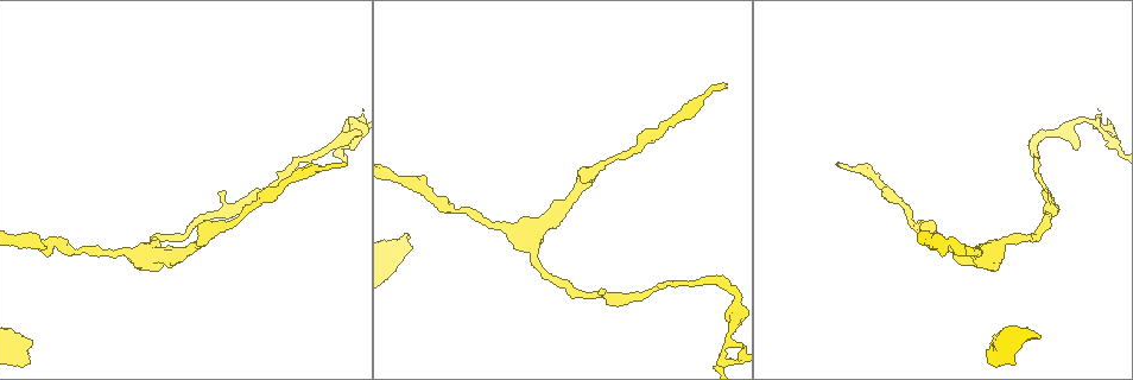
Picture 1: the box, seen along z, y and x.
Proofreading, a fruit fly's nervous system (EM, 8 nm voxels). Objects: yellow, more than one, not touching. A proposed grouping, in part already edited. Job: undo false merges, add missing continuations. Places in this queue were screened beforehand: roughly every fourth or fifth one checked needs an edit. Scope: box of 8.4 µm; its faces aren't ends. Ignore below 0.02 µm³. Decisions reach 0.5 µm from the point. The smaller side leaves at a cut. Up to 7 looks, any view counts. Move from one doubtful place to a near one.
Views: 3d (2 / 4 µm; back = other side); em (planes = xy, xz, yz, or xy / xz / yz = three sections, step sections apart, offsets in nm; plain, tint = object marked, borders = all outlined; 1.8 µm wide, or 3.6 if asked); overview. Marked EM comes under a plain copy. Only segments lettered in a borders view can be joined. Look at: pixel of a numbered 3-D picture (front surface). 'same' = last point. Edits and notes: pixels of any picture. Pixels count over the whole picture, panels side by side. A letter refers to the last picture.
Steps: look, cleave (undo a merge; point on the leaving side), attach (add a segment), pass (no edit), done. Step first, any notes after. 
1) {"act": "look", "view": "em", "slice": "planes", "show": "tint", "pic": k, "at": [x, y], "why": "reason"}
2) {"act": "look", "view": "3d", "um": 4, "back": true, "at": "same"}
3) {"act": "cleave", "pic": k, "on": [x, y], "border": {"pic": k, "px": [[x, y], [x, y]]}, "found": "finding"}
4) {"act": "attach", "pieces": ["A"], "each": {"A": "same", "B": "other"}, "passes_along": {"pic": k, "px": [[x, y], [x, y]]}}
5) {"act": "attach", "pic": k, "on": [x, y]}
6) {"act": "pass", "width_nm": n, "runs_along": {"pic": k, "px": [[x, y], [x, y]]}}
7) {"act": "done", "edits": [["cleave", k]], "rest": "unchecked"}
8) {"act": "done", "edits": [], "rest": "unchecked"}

{"act": "look", "view": "em", "slice": "xz", "step": 4, "show": "borders", "pic": 1, "at": [159, 238], "why": "calibre changes"}

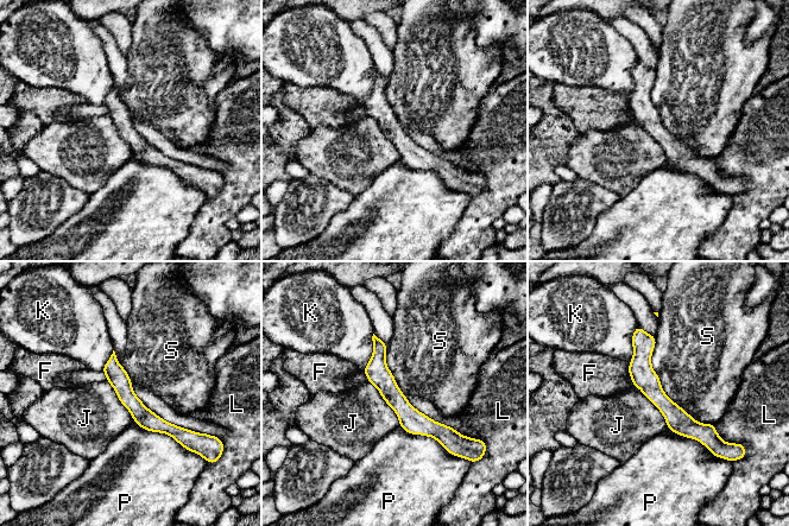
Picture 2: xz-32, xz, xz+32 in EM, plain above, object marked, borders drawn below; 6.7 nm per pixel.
{"act": "pass", "width_nm": 140, "each": {"F": "other", "J": "other", "K": "other", "L": "other", "P": "other", "S": "other"}, "runs_along": {"pic": 2, "px": [[638, 330], [655, 394], [714, 441]]}, "found": "one cell here"}

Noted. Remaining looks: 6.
{"act": "look", "view": "3d", "um": 2, "back": true, "pic": 1, "at": [1043, 192], "why": "tapers out"}

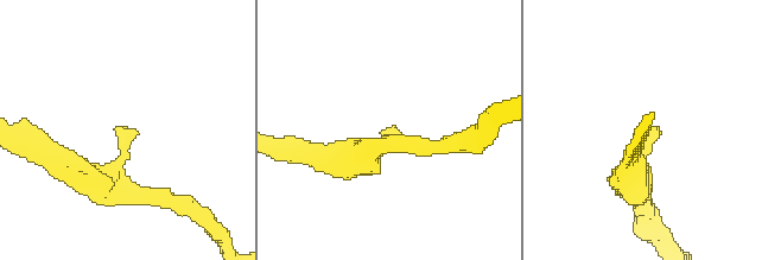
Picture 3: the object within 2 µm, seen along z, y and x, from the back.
{"act": "look", "view": "em", "slice": "planes", "show": "tint", "pic": 3, "at": [134, 131], "why": "now the EM"}

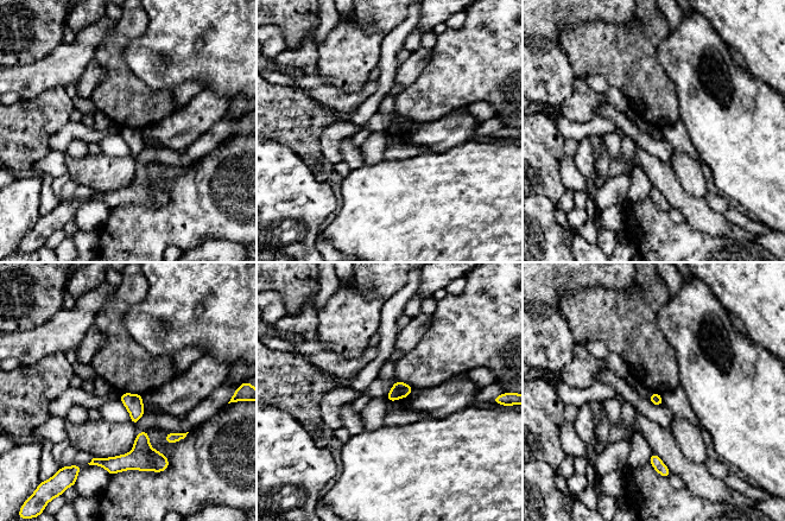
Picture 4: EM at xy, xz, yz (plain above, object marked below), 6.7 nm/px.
{"act": "look", "view": "em", "slice": "planes", "show": "borders", "at": "same"}

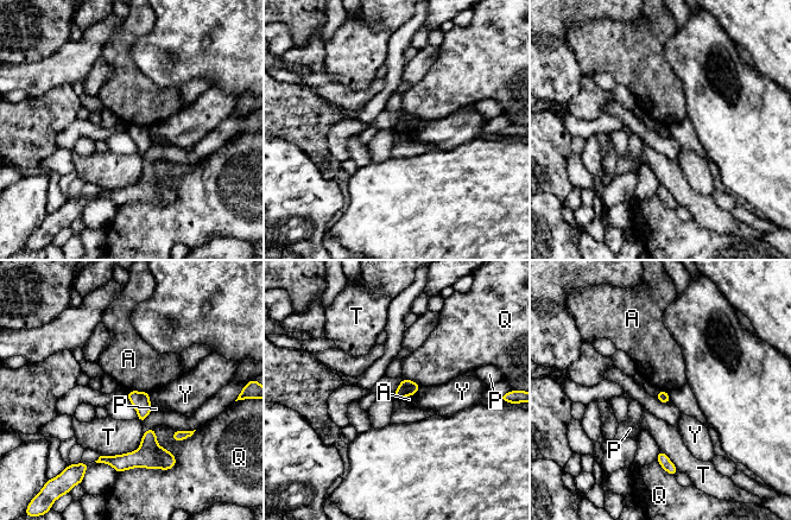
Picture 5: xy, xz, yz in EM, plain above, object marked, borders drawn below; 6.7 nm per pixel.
{"act": "pass", "each": {"A": "other", "P": "other", "Q": "other", "T": "other", "Y": "other"}, "border": {"pic": 5, "px": [[130, 390], [149, 393]]}, "found": "no lettered segment goes on from it"}

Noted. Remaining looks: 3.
{"act": "look", "view": "3d", "um": 4, "pic": 1, "at": [963, 250], "why": "thin neck"}

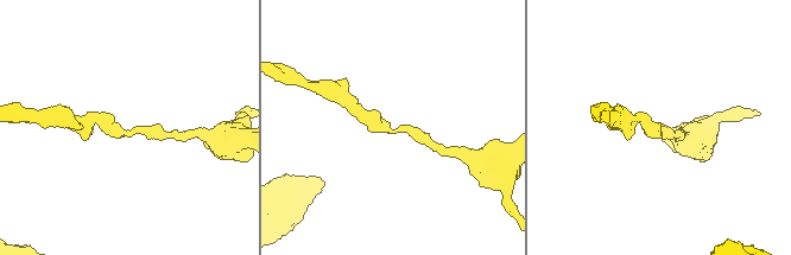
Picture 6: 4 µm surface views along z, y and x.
{"act": "look", "view": "em", "um": 3.6, "slice": "planes", "show": "tint", "pic": 6, "at": [657, 130]}

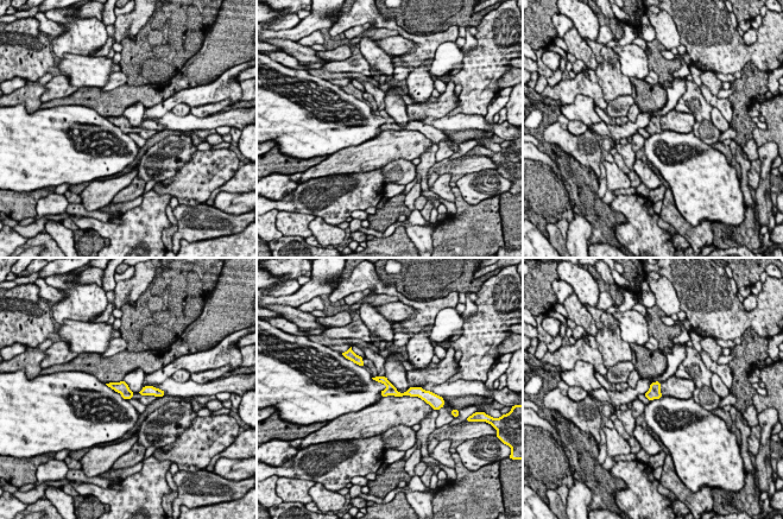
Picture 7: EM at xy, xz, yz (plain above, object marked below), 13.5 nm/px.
{"act": "look", "view": "em", "um": 3.6, "slice": "planes", "show": "borders", "at": "same"}

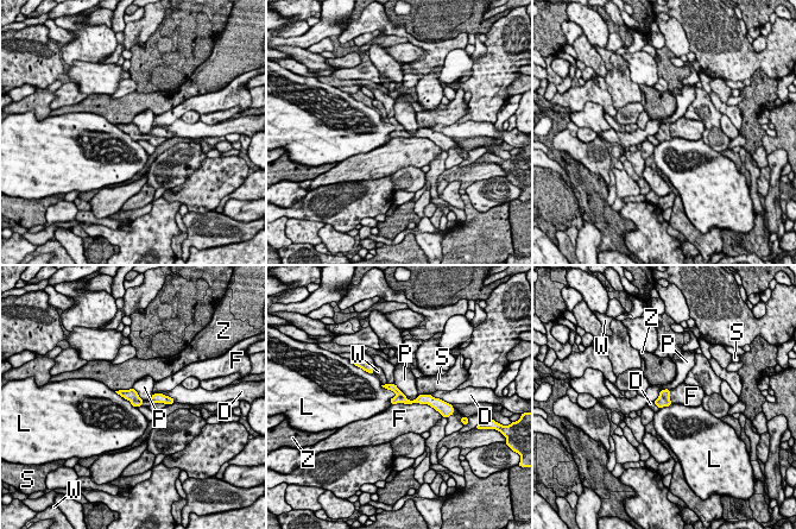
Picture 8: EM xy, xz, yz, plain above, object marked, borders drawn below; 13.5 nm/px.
{"act": "pass", "longest_contact_nm": ["F", 650], "each": {"D": "other", "F": "other", "L": "other", "P": "other", "S": "other", "W": "other", "Z": "other"}, "runs_along": {"pic": 8, "px": [[389, 386], [406, 401], [434, 401]]}, "found": "continuous, no second cell"}

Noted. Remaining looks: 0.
{"act": "done", "edits": [], "rest": "unchecked"}

